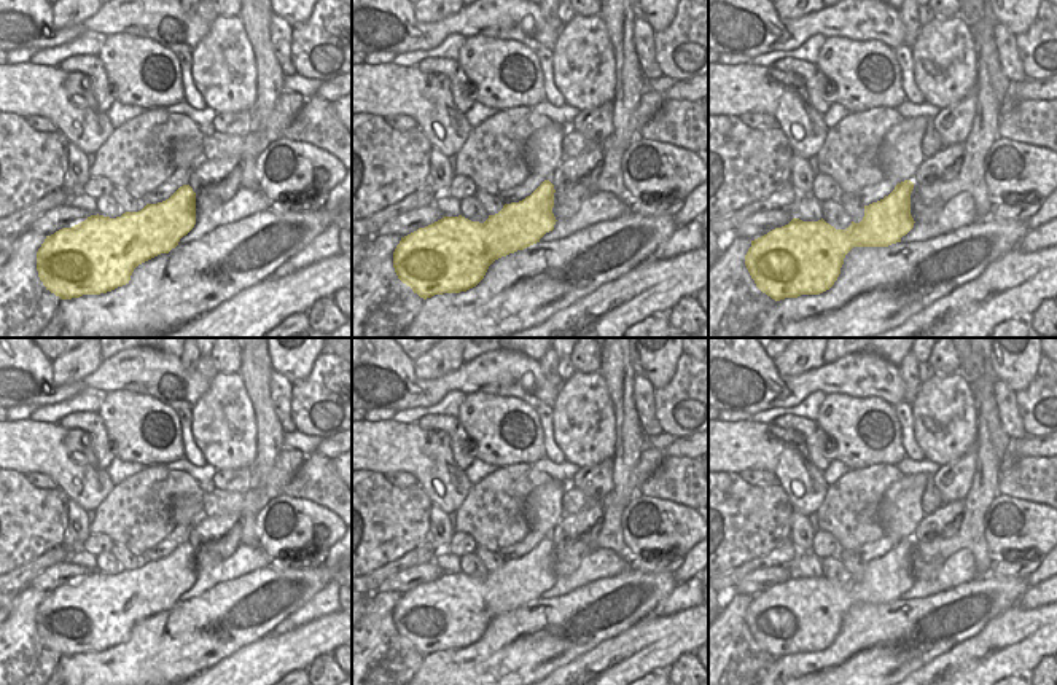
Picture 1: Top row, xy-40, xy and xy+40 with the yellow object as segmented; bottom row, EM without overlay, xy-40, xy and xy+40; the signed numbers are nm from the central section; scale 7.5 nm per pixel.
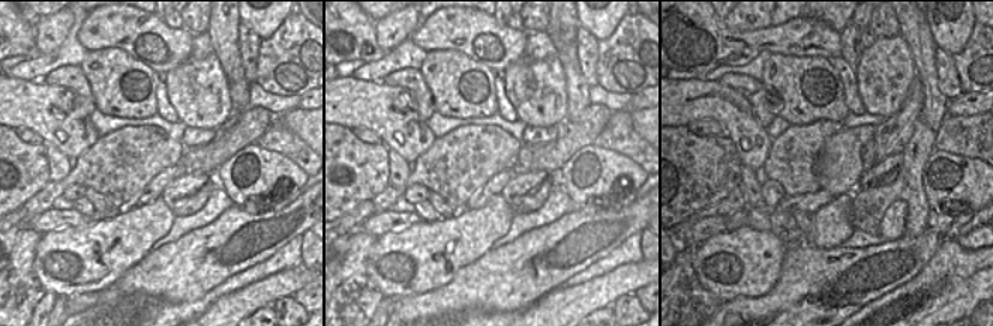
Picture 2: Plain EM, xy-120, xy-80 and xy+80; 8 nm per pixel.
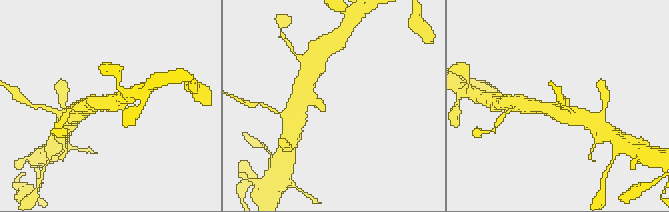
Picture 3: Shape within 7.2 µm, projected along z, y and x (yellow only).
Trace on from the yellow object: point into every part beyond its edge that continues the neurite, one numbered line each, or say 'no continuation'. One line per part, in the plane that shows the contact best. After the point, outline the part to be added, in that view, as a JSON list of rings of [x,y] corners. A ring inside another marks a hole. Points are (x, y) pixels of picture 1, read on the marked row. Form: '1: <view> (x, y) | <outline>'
no continuation

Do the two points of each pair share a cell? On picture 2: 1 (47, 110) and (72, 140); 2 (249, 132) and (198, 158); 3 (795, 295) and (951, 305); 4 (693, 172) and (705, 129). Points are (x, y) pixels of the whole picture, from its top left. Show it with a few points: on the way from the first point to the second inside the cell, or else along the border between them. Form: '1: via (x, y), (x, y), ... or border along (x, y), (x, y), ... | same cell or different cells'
1: via (51, 117), (66, 132) | same cell
2: via (237, 137), (210, 156) | same cell
3: border along (905, 283), (869, 301), (858, 310) | different cells
4: border along (686, 126), (699, 135), (725, 134) | different cells

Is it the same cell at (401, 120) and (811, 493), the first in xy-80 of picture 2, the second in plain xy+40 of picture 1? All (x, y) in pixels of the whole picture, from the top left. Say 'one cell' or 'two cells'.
one cell

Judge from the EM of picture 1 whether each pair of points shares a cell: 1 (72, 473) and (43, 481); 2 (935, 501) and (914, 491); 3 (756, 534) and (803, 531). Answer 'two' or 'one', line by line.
1: two
2: two
3: two

